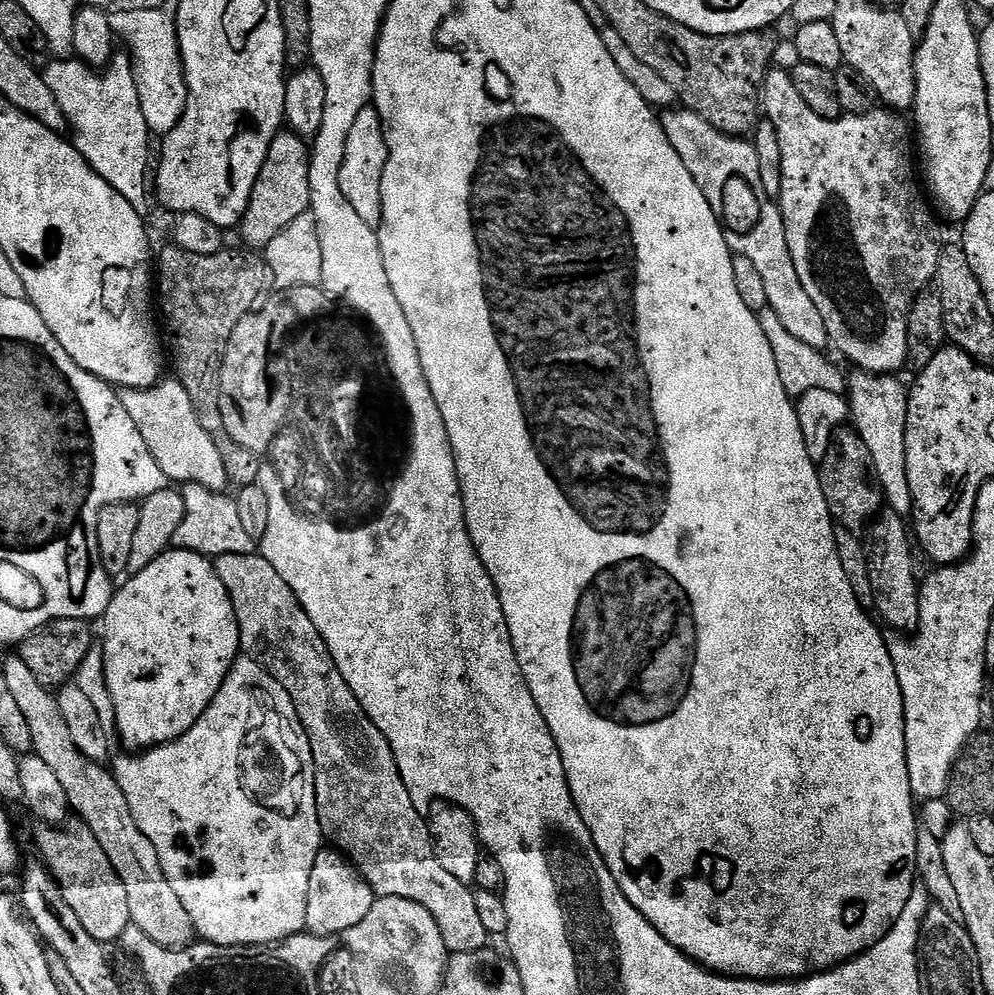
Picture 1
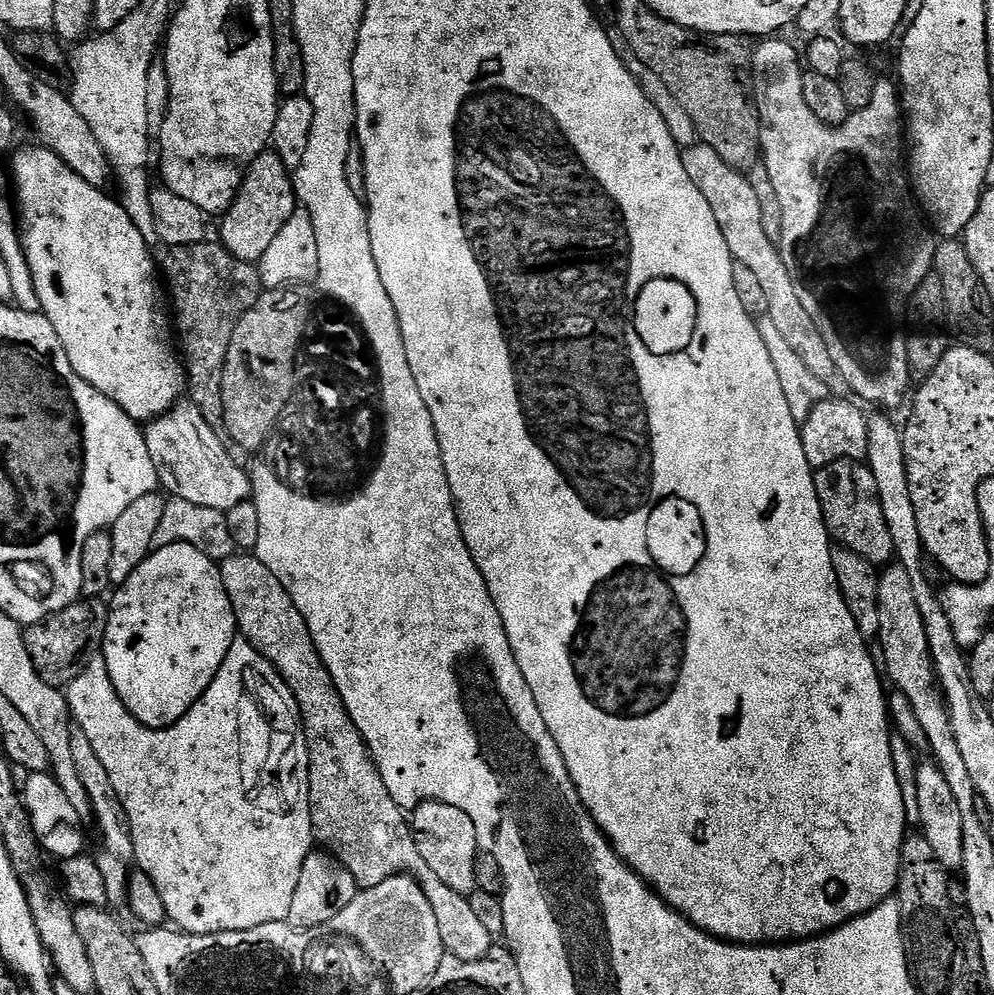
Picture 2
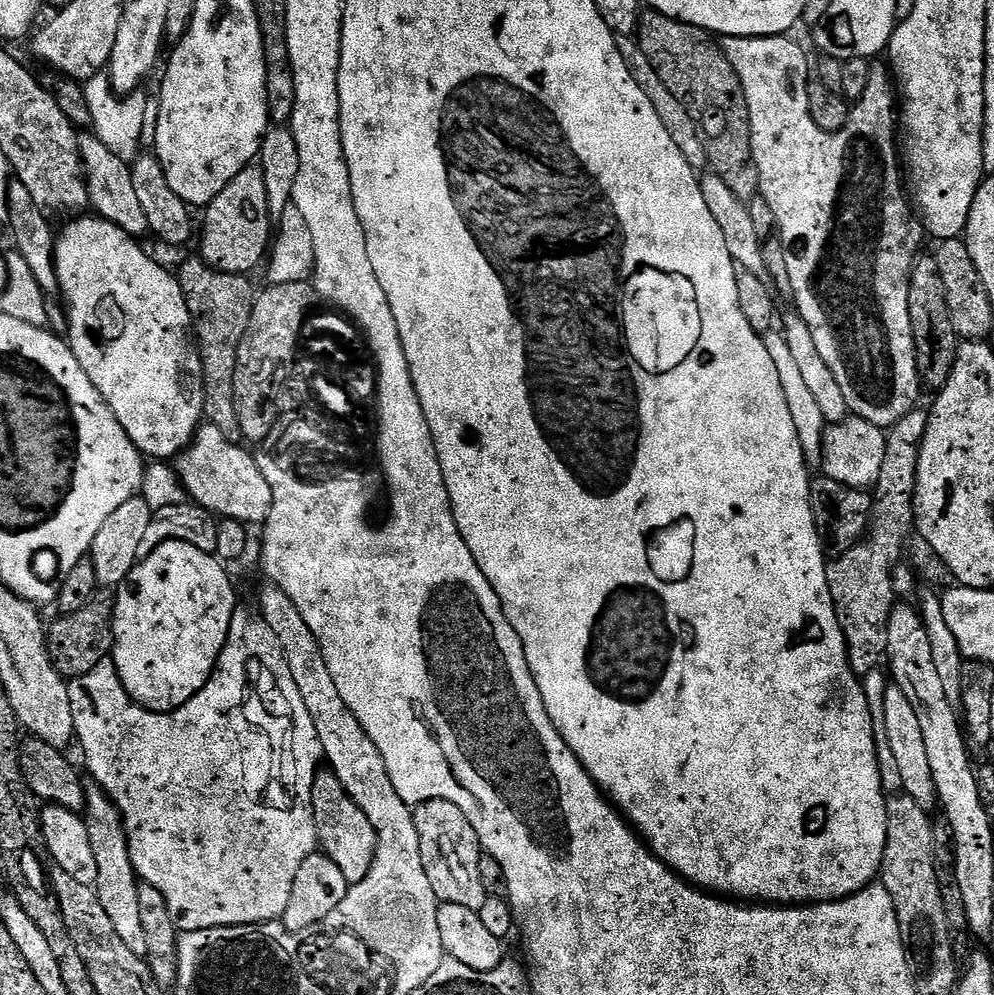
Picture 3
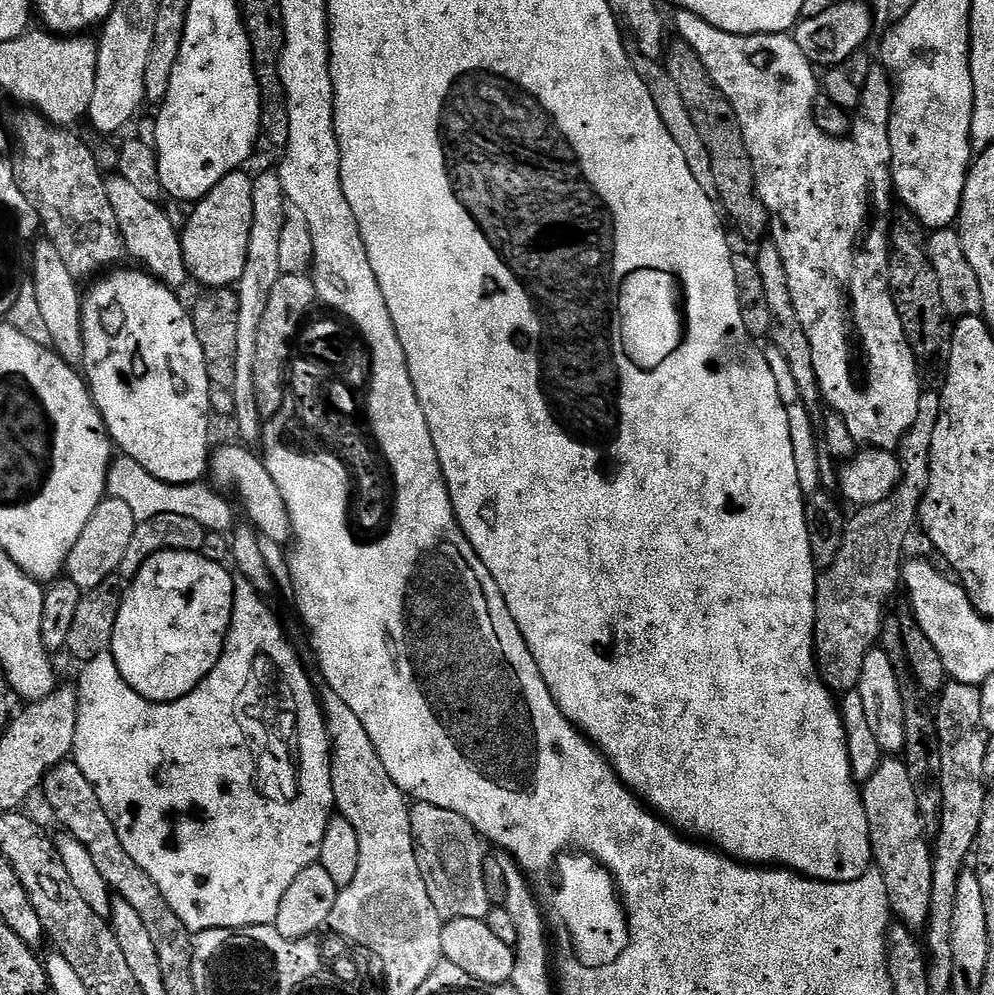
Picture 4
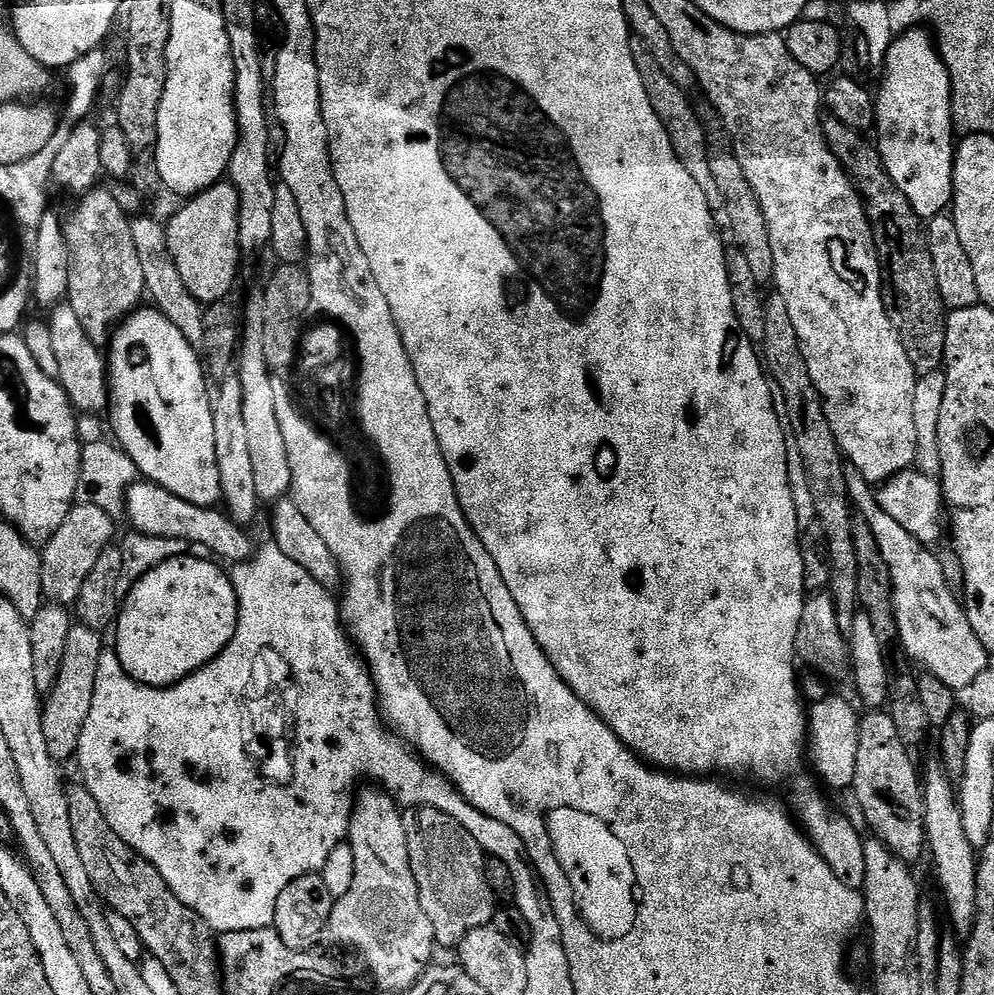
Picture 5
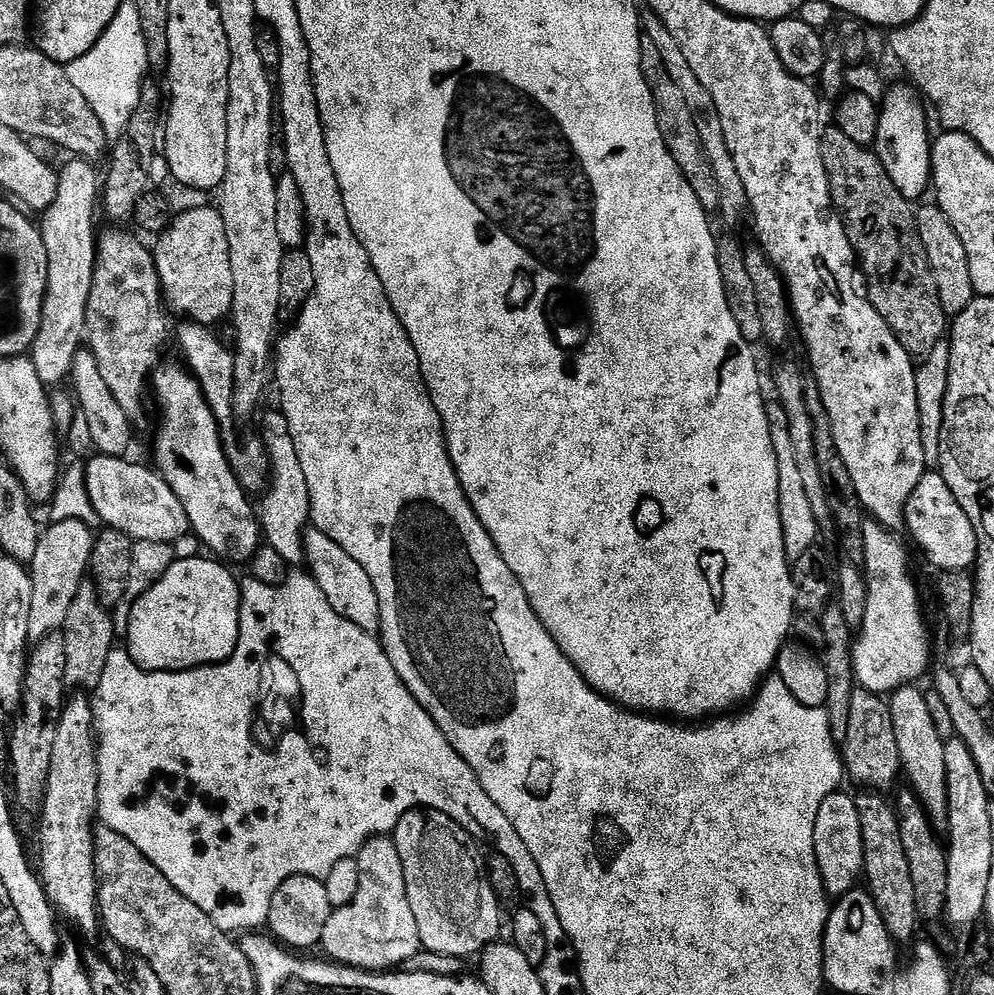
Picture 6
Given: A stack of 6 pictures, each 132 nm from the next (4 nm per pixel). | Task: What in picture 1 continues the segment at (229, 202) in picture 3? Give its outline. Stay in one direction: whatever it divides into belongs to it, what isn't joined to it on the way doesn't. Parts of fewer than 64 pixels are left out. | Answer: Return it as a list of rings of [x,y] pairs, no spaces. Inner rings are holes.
[[[291,130],[280,131],[274,142],[270,142],[270,150],[266,150],[266,162],[262,162],[258,182],[254,182],[254,190],[250,194],[248,209],[238,225],[238,233],[248,243],[245,245],[249,249],[267,248],[281,230],[286,230],[286,226],[298,218],[298,214],[311,209],[311,161],[309,141]]]

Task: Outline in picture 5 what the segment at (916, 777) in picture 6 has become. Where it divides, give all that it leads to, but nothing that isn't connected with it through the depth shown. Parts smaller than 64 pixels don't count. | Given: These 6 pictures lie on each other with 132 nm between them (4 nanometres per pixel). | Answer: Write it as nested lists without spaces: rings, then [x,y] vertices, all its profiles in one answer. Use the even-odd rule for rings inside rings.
[[[943,763],[923,765],[922,787],[924,789],[924,834],[926,848],[932,852],[936,863],[936,878],[944,891],[944,904],[948,907],[948,916],[952,919],[951,931],[957,937],[967,938],[972,934],[978,906],[978,849],[966,838],[962,827],[962,814],[957,789],[953,777],[948,775]]]

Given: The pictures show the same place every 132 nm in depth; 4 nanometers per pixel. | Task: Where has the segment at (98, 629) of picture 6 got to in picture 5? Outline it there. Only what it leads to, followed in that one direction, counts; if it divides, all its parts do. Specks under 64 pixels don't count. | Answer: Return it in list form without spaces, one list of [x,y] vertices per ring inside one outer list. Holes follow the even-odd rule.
[[[73,623],[70,638],[66,638],[66,654],[62,658],[62,670],[58,670],[58,682],[43,701],[42,730],[46,734],[46,746],[50,746],[50,754],[57,762],[71,761],[75,757],[82,726],[86,726],[86,718],[90,718],[98,658],[106,651],[106,644],[100,640],[103,640],[101,633],[90,630],[85,624]]]

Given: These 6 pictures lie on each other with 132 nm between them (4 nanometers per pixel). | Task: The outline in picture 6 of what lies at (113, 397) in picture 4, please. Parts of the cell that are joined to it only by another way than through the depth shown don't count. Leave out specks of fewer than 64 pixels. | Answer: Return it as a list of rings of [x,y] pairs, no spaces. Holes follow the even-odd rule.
[[[164,362],[156,369],[150,384],[154,389],[154,404],[156,400],[160,407],[155,467],[170,490],[178,494],[178,502],[186,510],[189,529],[208,552],[212,551],[209,553],[225,561],[233,560],[228,561],[233,565],[251,561],[262,546],[258,512],[248,501],[251,500],[249,493],[232,473],[224,452],[220,423],[214,418],[199,382],[187,367]]]

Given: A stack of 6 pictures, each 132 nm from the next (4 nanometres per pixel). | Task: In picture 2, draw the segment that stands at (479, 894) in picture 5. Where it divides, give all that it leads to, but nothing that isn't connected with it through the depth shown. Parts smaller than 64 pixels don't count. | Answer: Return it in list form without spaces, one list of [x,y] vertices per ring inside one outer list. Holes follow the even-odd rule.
[[[424,800],[417,808],[411,809],[410,823],[418,846],[418,854],[426,858],[426,866],[430,866],[434,874],[438,874],[441,882],[446,882],[450,890],[458,890],[458,894],[463,896],[469,897],[477,891],[474,878],[474,858],[478,845],[474,822],[470,822],[470,814],[446,802]]]

